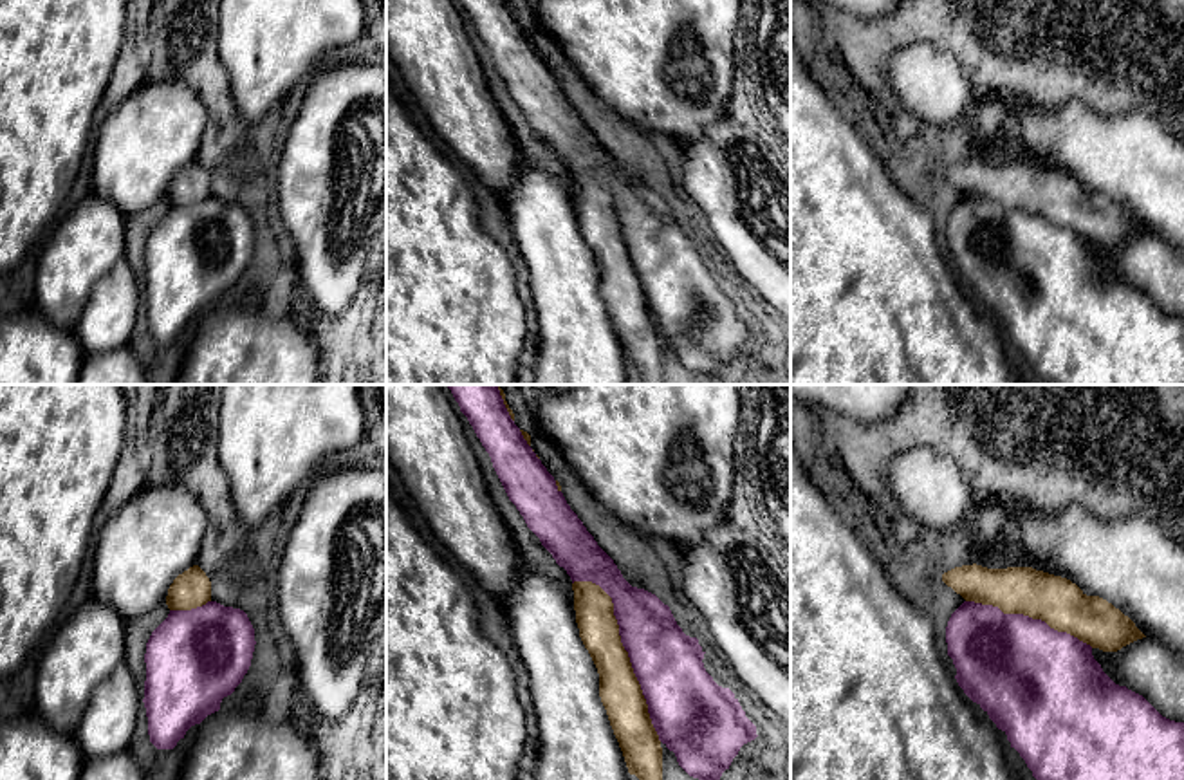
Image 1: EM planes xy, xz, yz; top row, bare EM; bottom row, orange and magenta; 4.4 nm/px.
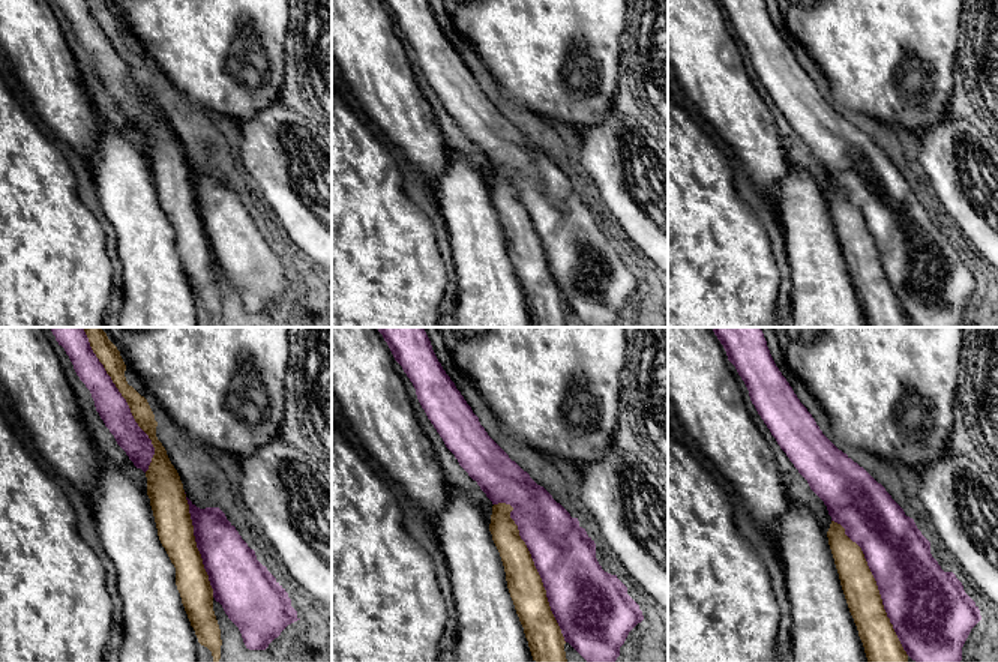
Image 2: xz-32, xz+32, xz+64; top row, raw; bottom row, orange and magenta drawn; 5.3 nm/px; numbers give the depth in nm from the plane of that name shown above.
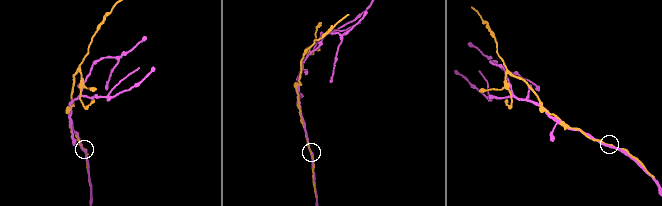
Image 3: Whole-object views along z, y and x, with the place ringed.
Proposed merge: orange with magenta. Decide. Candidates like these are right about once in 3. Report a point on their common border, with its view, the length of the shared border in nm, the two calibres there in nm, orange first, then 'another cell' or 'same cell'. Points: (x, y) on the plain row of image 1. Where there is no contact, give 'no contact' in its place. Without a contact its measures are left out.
contact xz (627, 248); length 800 nm; calibres 190 and 300 nm; another cell

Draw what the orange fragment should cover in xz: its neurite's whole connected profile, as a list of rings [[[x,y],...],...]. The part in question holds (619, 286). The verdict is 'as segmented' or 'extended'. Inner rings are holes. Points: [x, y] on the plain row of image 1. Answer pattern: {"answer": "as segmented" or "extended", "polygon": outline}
{"answer": "as segmented", "polygon": [[[574,177],[579,233],[599,269],[599,292],[641,385],[664,385],[662,343],[648,300],[619,231],[612,193],[592,177]]]}

